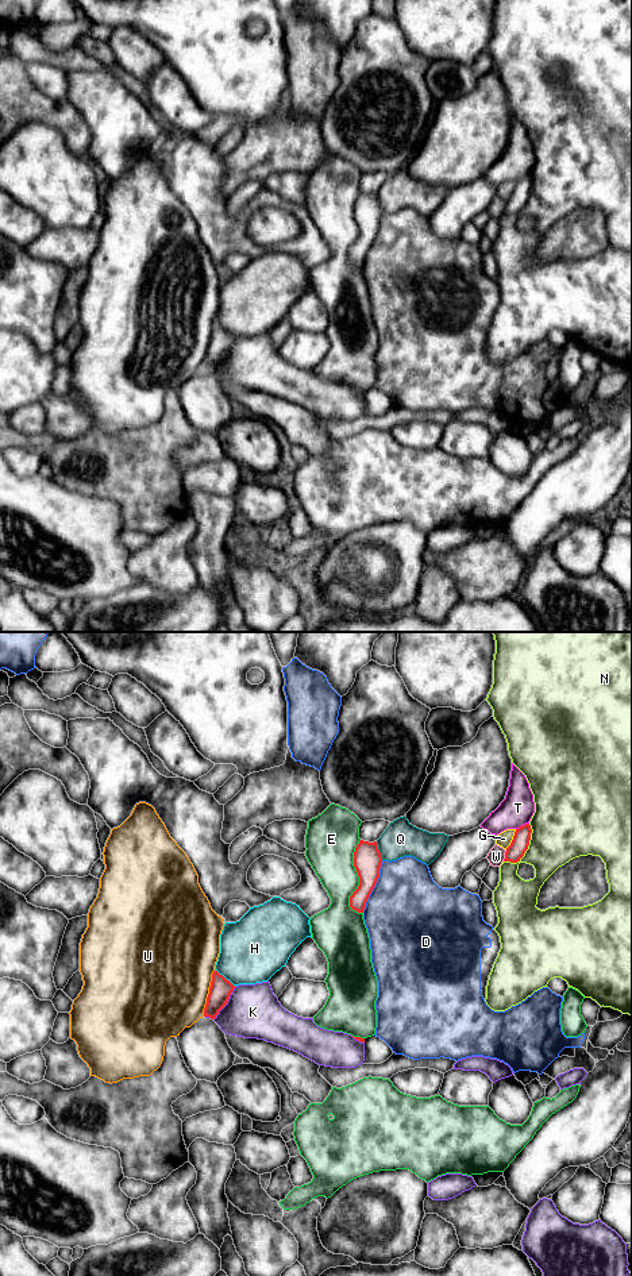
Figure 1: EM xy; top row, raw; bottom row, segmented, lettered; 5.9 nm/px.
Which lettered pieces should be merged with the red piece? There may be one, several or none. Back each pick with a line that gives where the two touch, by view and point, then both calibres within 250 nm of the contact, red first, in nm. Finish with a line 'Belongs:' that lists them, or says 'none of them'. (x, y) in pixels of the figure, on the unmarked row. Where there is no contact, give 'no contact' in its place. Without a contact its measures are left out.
Belongs: none of them

